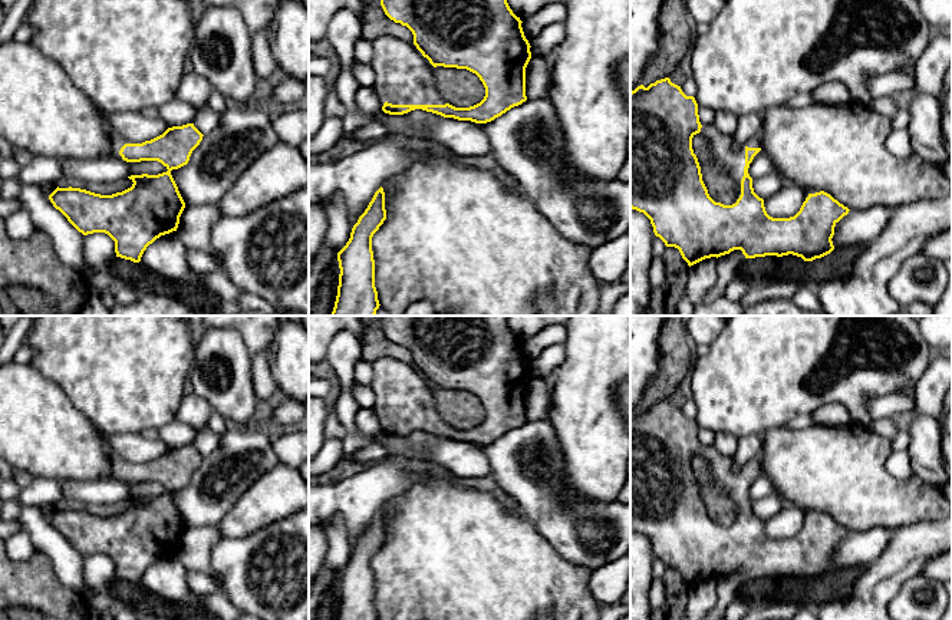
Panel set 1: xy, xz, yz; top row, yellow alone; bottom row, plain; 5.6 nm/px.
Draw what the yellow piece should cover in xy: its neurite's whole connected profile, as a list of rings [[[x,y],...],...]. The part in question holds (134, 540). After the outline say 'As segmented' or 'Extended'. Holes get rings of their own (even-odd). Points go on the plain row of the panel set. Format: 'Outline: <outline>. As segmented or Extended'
Outline: [[[194,445],[168,449],[142,465],[126,465],[112,454],[112,472],[123,482],[158,482],[168,492],[131,497],[132,508],[112,517],[57,508],[49,521],[79,554],[105,554],[115,563],[116,578],[139,584],[149,565],[177,553],[185,524],[171,492],[188,485],[202,458]]]. Extended

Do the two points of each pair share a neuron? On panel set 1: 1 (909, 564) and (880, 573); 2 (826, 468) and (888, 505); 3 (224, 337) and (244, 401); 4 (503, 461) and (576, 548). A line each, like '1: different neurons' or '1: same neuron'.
1: same neuron
2: same neuron
3: same neuron
4: same neuron

